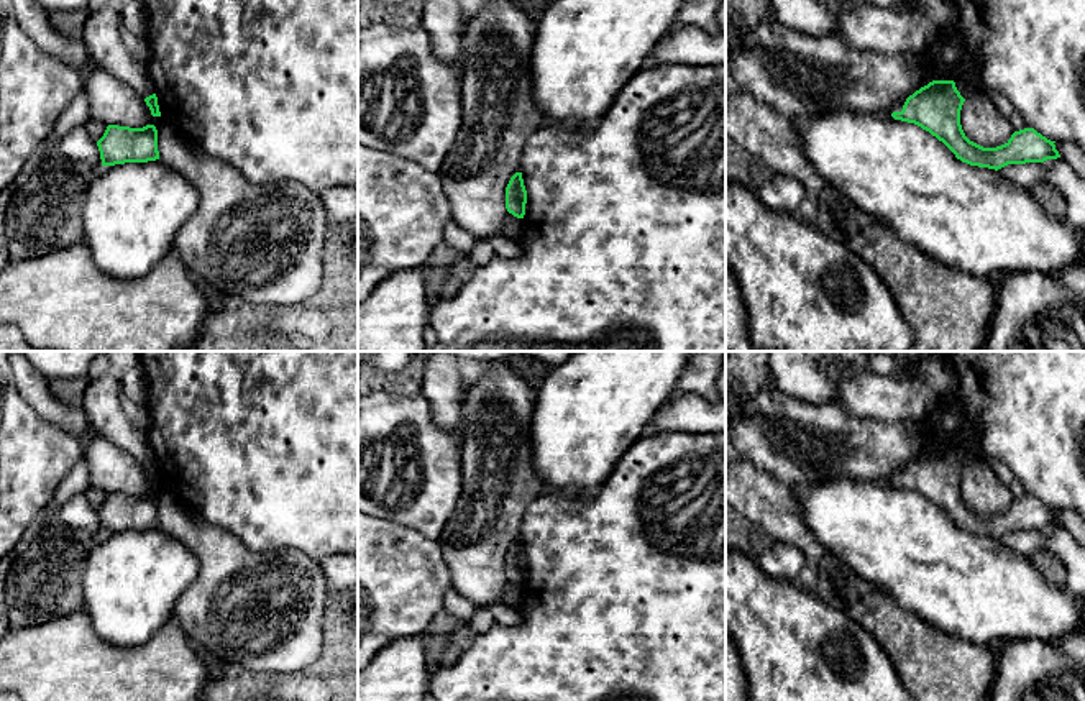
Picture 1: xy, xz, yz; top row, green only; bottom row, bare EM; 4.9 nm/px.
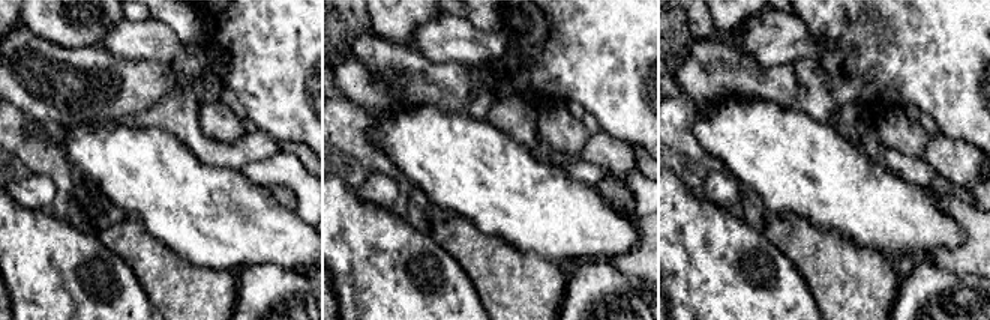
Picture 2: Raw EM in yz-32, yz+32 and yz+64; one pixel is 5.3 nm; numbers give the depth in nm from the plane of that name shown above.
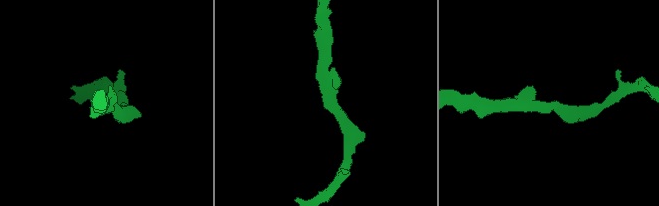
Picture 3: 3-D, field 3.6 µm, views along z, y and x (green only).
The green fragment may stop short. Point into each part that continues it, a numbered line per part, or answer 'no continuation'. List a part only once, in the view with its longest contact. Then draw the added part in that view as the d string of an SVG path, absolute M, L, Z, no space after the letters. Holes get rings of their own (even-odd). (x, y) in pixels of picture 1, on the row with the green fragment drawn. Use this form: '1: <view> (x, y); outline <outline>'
no continuation

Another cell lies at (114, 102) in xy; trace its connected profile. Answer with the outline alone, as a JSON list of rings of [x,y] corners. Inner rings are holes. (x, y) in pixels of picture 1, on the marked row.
[[[92,67],[84,72],[84,92],[89,99],[90,117],[103,125],[143,128],[154,125],[159,131],[164,118],[153,117],[149,107],[133,87],[117,79],[103,67]]]

